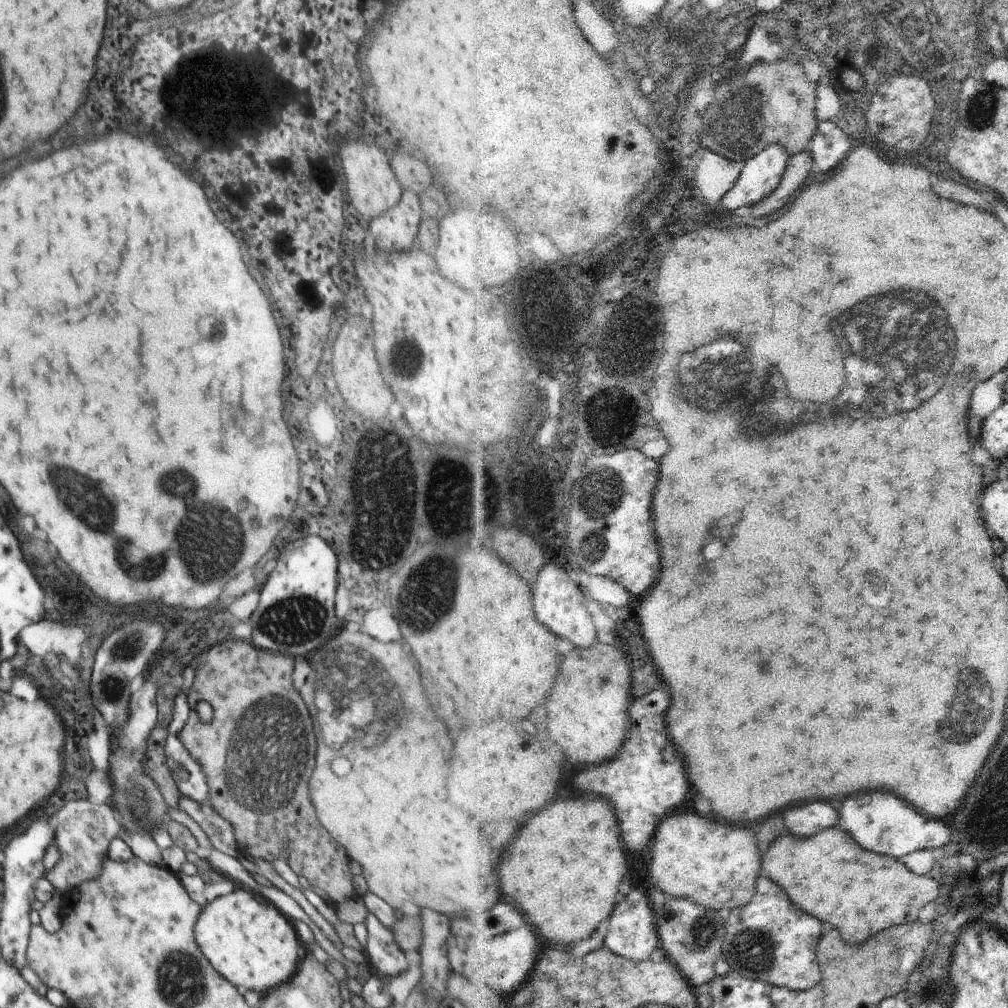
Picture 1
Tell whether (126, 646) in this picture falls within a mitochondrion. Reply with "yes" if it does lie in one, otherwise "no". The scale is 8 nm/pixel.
yes

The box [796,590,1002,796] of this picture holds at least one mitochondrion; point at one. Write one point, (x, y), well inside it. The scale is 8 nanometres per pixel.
(973, 707)

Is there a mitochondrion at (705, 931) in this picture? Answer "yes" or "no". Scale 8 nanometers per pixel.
yes

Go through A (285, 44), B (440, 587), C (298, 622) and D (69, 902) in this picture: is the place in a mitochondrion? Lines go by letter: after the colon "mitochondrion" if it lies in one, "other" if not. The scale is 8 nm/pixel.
A: other
B: mitochondrion
C: mitochondrion
D: other

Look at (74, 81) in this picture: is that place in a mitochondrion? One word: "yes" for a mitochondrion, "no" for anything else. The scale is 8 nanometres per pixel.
no

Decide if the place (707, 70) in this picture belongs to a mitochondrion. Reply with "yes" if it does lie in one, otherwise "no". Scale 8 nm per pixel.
yes

